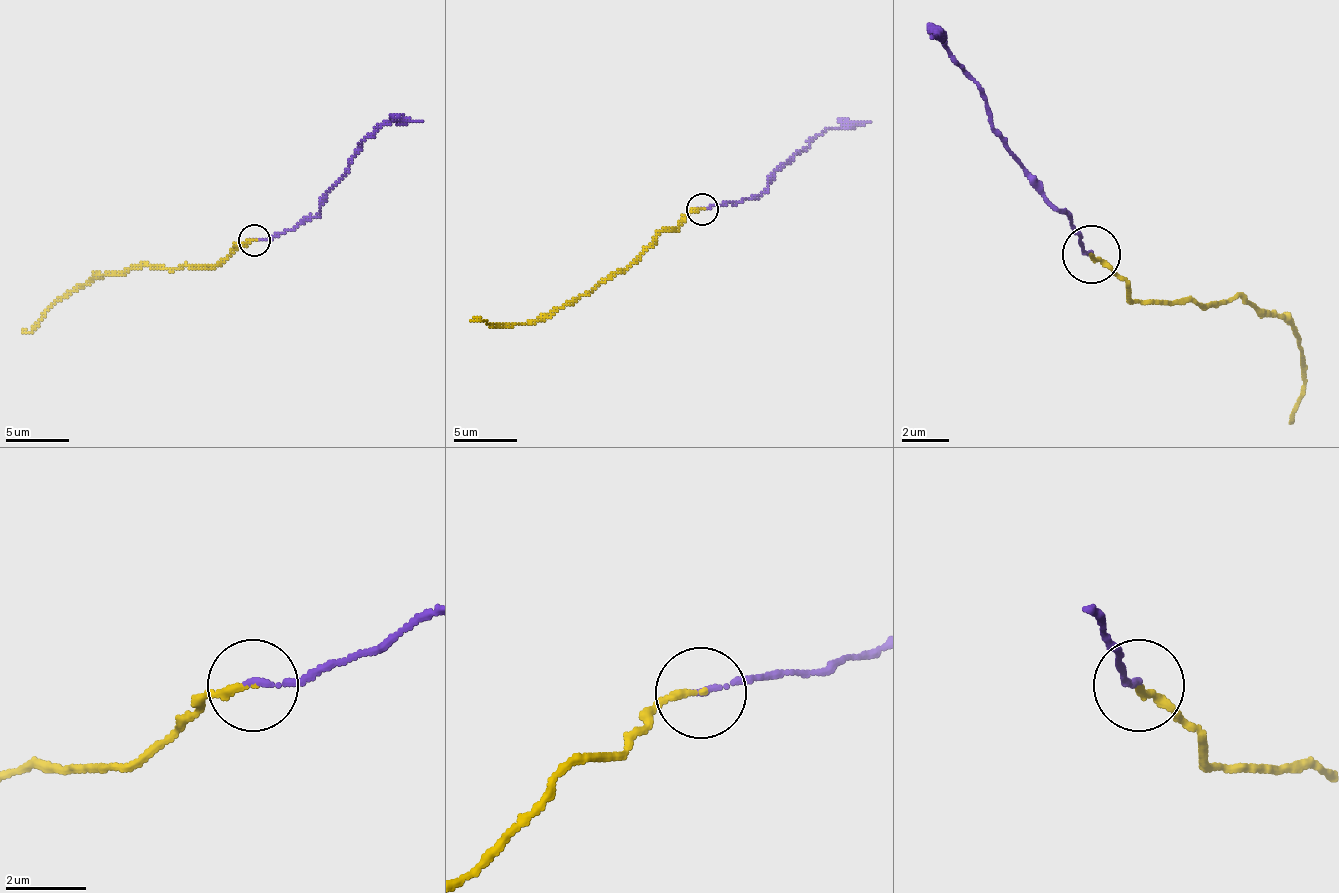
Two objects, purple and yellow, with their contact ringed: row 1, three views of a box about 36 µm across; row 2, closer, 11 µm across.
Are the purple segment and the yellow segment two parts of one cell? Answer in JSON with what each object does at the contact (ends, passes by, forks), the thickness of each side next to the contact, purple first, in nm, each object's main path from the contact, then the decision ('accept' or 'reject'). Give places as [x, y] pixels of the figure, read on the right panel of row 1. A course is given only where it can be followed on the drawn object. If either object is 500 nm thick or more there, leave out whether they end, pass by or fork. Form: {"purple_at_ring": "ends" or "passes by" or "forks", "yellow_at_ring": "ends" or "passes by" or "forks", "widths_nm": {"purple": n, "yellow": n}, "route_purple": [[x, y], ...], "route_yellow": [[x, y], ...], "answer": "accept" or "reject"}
{"purple_at_ring": "ends", "yellow_at_ring": "ends", "widths_nm": {"purple": 150, "yellow": 160}, "route_purple": [[1090, 253], [1084, 253], [1066, 218], [1049, 200], [1037, 177], [990, 130], [985, 89], [944, 42], [932, 37]], "route_yellow": [[1090, 253], [1131, 299], [1201, 305], [1242, 299], [1282, 317], [1300, 334], [1294, 416]], "answer": "accept"}

